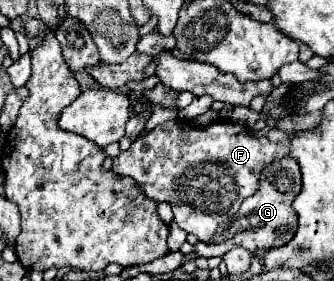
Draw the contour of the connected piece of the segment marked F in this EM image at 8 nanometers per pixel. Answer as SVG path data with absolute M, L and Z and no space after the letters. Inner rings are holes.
M171 120L155 126L149 134L137 138L129 150L113 158L111 170L119 178L125 176L133 178L149 200L155 200L157 204L159 202L171 204L173 220L177 222L177 226L187 234L195 234L201 242L209 242L219 228L221 216L235 216L235 208L239 208L241 202L257 190L259 172L265 166L269 166L271 160L279 160L287 152L289 152L289 142L271 142L265 136L257 138L251 132L247 132L245 126L235 122L219 120L207 126L195 126L191 122ZM205 182L211 182L209 192L205 188Z

